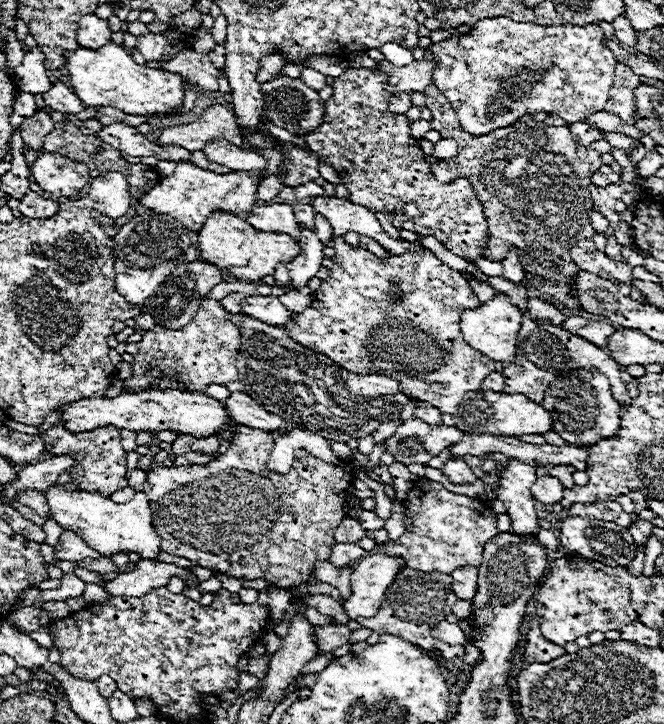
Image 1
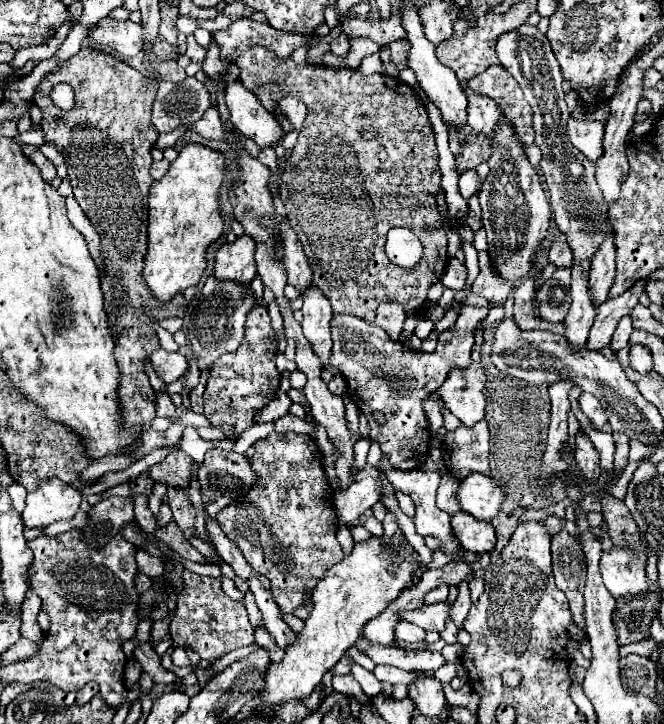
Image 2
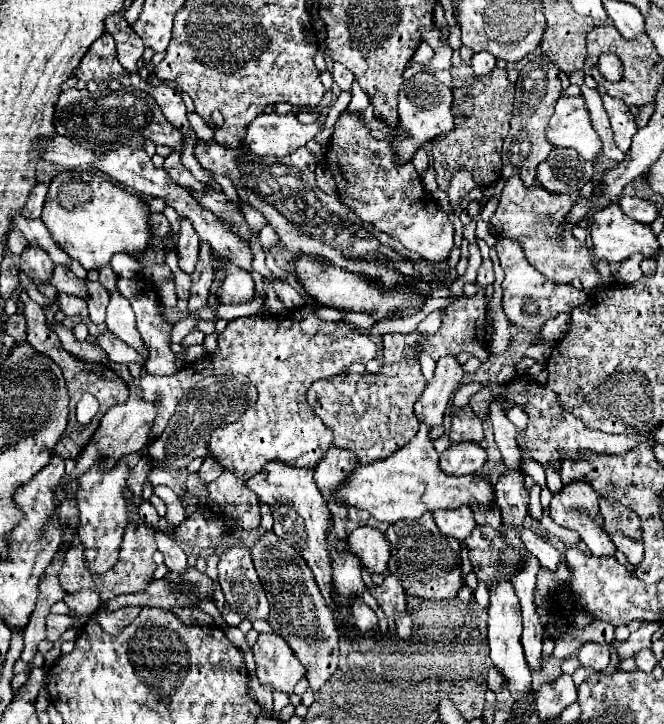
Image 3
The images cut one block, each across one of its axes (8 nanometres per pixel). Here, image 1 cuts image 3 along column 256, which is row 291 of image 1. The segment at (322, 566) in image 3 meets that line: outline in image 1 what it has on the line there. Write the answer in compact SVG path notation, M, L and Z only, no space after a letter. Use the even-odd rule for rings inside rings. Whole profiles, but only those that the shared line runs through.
M466 274L464 278L466 278L466 282L470 284L470 288L476 292L476 296L478 296L478 300L480 300L482 304L488 302L488 300L492 300L492 298L496 296L496 292L494 292L494 288L490 286L490 282L486 282L486 280L476 280L472 274Z

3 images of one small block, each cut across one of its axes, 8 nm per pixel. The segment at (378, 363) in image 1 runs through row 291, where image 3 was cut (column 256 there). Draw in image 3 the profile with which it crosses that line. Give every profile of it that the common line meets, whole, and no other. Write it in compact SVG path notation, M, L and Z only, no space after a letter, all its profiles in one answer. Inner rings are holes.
M300 308L286 318L274 318L270 314L262 318L236 318L218 334L216 354L208 354L204 360L172 376L144 374L140 378L142 398L160 402L150 438L160 436L184 392L194 388L198 380L206 376L246 376L258 392L256 402L240 420L216 428L206 448L224 468L242 478L252 478L266 462L276 458L292 466L316 466L332 446L332 432L310 410L304 400L306 390L312 382L340 374L348 364L368 362L374 356L376 344L366 332L352 328L344 320L320 320L308 308Z

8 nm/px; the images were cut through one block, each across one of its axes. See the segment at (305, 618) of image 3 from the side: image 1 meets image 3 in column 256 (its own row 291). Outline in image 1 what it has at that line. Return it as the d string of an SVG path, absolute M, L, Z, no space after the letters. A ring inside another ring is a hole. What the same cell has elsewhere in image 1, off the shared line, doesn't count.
M430 84L424 94L426 106L432 112L432 128L438 130L442 138L454 138L458 142L458 154L434 162L432 174L444 184L450 184L460 176L470 178L490 234L486 248L482 250L484 258L502 262L508 256L508 250L516 246L520 264L524 266L532 288L556 298L570 310L582 310L580 300L572 296L574 278L580 268L572 262L570 248L578 240L592 238L594 234L590 224L592 200L588 188L592 174L604 164L600 152L576 144L568 126L548 126L534 120L516 122L484 136L472 136L462 130L448 98L444 98L434 84Z

